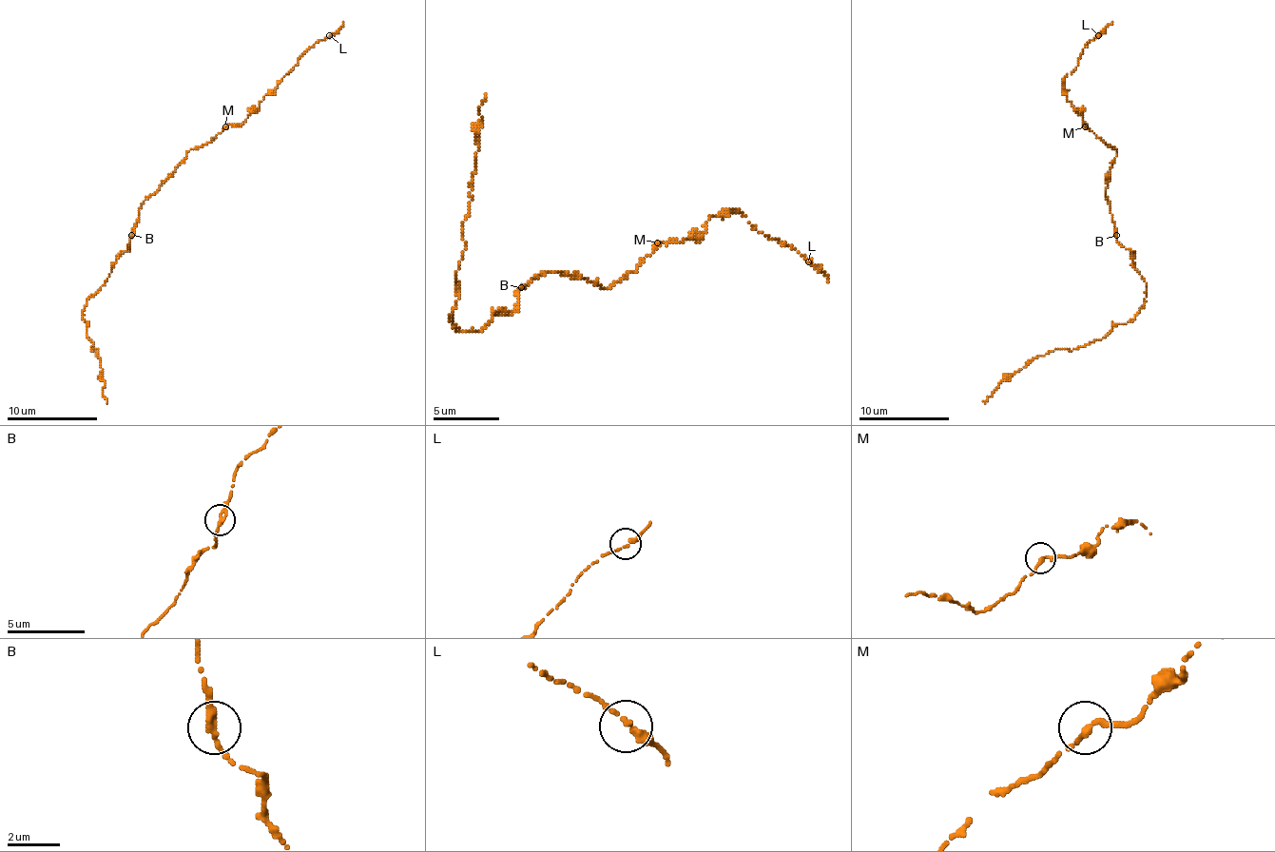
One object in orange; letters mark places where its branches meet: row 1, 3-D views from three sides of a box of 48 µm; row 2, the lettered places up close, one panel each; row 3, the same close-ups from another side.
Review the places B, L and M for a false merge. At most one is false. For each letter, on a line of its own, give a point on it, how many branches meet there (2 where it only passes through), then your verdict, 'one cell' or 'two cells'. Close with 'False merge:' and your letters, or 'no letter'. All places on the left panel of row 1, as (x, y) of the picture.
B: at (131, 235); 2 branches meet; one cell
L: at (329, 35); 2 branches meet; one cell
M: at (225, 126); 2 branches meet; one cell
False merge: no letter

